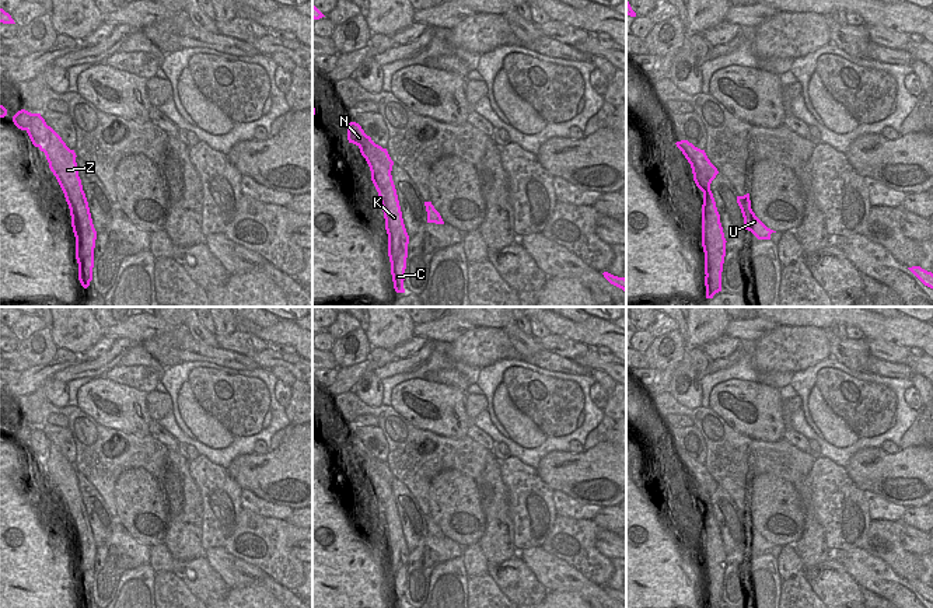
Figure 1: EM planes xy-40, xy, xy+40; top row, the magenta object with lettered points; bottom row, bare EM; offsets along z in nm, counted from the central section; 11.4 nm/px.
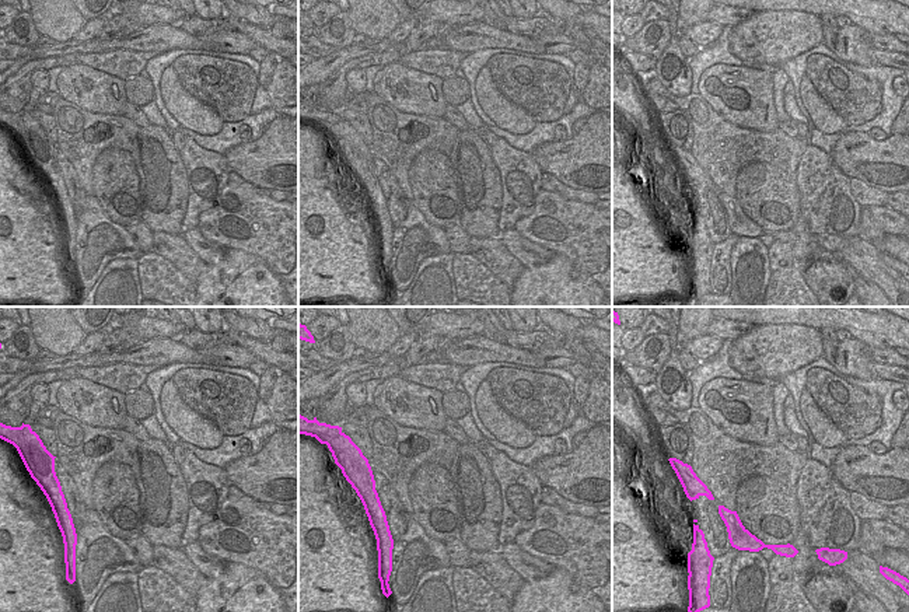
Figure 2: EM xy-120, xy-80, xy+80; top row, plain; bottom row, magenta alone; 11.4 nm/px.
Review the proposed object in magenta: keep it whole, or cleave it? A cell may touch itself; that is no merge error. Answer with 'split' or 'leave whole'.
split

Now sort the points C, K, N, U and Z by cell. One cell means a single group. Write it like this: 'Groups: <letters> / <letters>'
Groups: C K Z / N U.

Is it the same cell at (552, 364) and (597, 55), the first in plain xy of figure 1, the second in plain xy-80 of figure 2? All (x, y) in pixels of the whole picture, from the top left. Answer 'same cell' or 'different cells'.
different cells

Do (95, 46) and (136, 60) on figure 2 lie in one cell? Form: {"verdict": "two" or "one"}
{"verdict": "two"}

